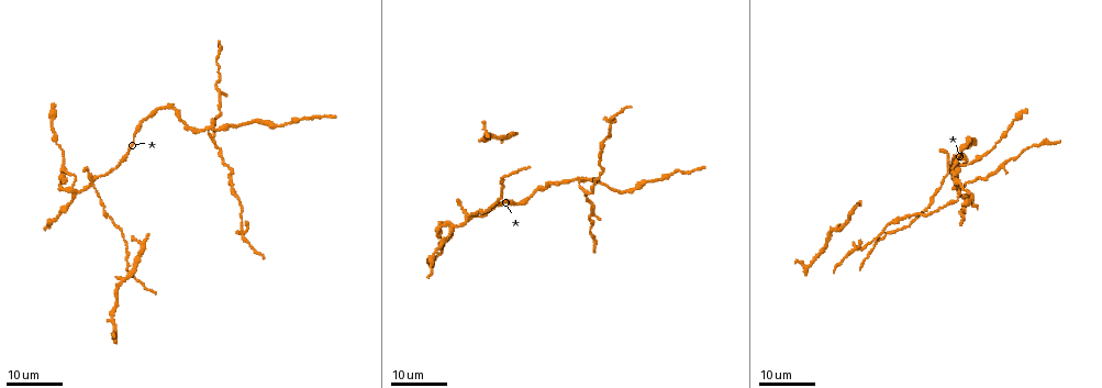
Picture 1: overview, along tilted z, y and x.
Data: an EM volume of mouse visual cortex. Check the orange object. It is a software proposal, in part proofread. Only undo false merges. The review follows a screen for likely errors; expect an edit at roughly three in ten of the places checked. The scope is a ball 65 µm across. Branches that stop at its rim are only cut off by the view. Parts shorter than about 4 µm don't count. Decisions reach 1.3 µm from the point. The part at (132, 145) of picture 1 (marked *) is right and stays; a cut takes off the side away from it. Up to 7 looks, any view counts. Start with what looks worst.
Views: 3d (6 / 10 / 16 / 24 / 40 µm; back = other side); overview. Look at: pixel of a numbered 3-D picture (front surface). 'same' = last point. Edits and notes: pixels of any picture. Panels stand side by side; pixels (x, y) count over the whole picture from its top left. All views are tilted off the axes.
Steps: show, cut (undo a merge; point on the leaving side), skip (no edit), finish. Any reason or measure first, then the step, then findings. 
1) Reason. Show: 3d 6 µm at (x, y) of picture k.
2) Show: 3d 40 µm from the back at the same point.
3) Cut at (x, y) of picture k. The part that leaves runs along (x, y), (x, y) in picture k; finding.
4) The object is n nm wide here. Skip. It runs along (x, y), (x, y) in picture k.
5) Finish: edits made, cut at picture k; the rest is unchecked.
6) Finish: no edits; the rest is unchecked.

Arms part here. Show: 3d 24 µm at (579, 181) of picture 1.

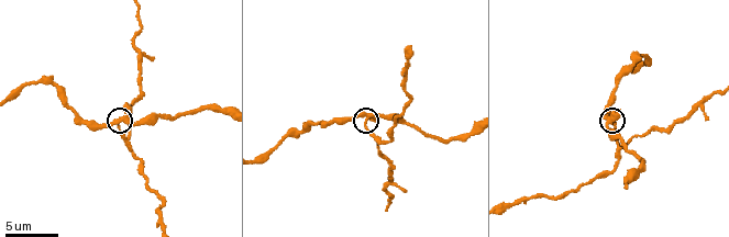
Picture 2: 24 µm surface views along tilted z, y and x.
Show: 3d 6 µm at (364, 120) of picture 2.

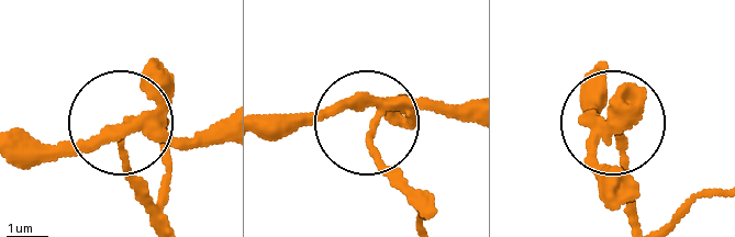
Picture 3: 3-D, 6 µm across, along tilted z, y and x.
3 arms meet here. Cut at (120, 155) of picture 3. The part that leaves runs along (603, 126), (619, 142), (631, 224) in picture 3; two neurons meet here.

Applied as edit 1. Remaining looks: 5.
Four arms meet. Show: 3d 16 µm at (89, 183) of picture 1.

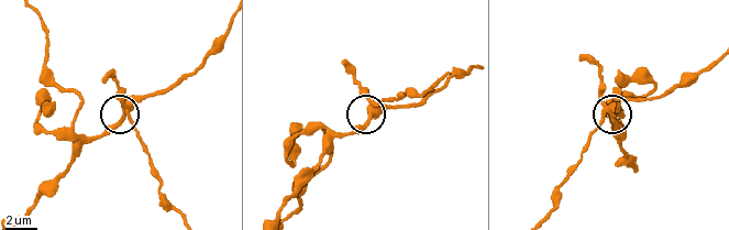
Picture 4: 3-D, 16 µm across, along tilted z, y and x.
Show: 3d 6 µm at (610, 114) of picture 4.

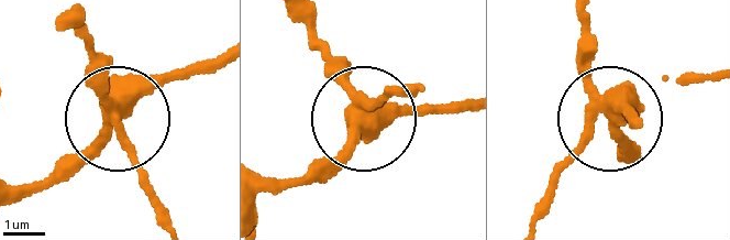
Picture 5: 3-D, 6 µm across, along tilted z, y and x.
Cut at (91, 67) of picture 5. The part that leaves runs along (109, 115), (162, 216) in picture 5; two neurons meet here.

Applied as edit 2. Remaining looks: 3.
Finish: edits made, cut at picture 3, cut at picture 5; the rest is unchecked.

